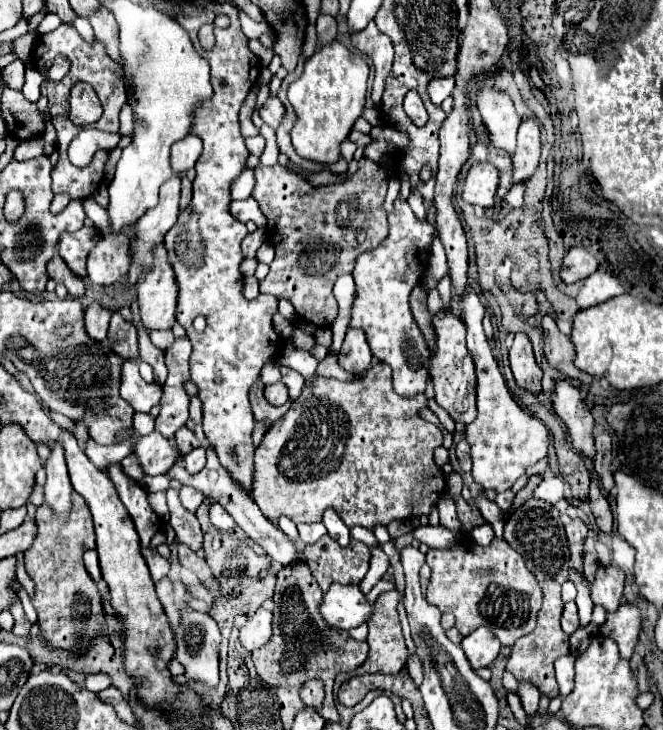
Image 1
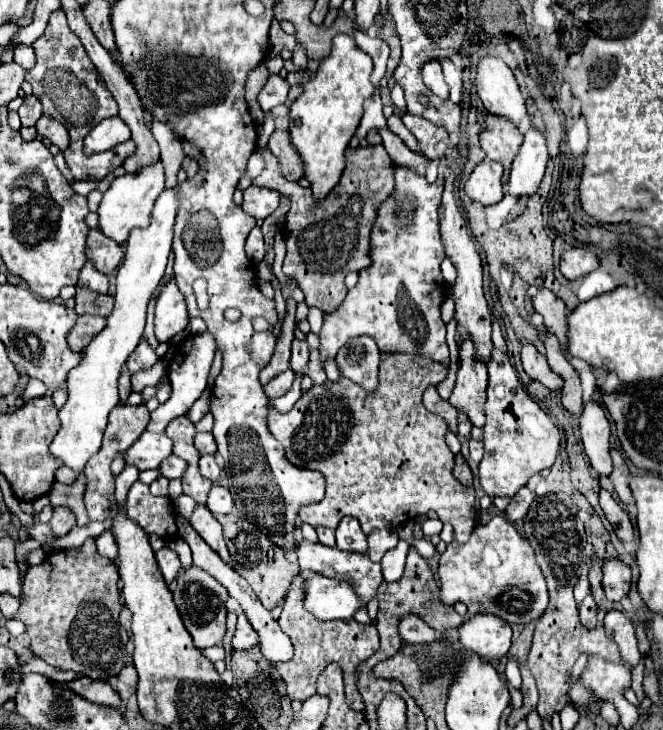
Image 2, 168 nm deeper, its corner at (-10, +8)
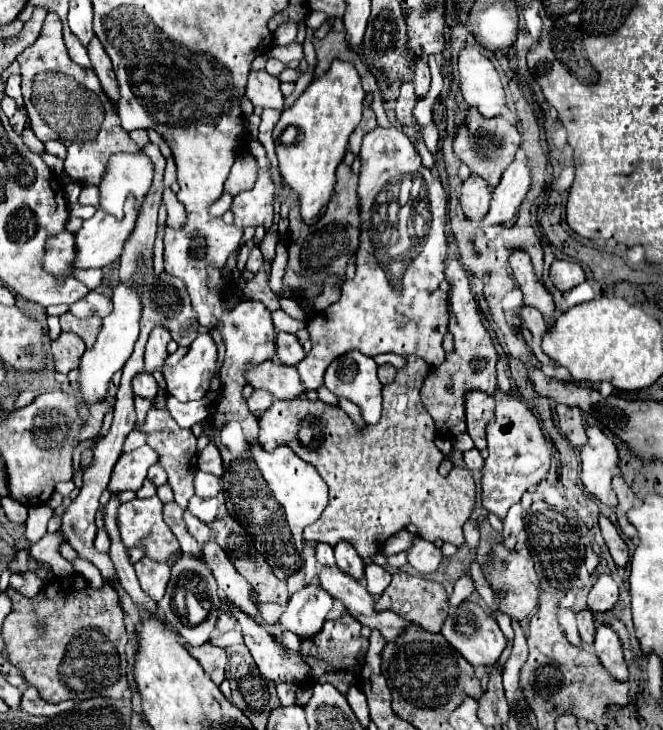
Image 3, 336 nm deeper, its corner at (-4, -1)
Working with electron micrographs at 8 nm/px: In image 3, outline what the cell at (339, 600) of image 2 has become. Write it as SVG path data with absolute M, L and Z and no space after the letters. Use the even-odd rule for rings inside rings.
M311 584L291 594L287 602L287 610L283 612L279 622L289 632L301 638L311 638L321 630L331 606L333 606L333 598L323 588Z

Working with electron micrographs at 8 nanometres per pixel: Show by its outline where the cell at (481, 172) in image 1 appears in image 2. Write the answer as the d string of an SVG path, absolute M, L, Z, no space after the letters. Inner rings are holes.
M485 159L475 167L469 181L465 183L465 193L473 201L479 201L483 205L495 205L503 199L501 175L503 175L503 165Z

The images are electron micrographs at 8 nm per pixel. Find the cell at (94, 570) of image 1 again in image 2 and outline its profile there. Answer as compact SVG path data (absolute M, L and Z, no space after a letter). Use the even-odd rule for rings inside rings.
M103 531L97 537L97 551L99 551L101 557L105 557L109 561L115 561L115 557L117 557L117 545L115 545L115 539L113 539L111 531Z

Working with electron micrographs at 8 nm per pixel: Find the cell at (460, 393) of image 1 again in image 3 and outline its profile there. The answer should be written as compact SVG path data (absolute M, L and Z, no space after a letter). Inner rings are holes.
M469 392L465 406L467 406L467 434L473 438L477 450L485 450L487 448L485 428L489 422L493 422L495 398L483 392Z

